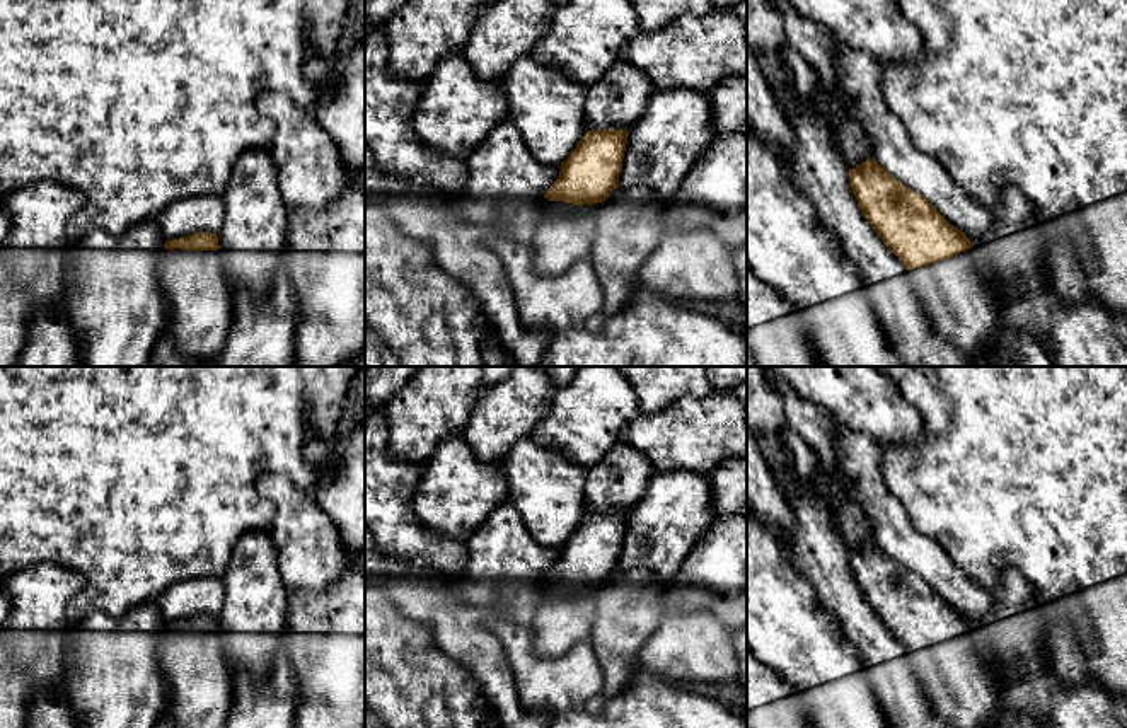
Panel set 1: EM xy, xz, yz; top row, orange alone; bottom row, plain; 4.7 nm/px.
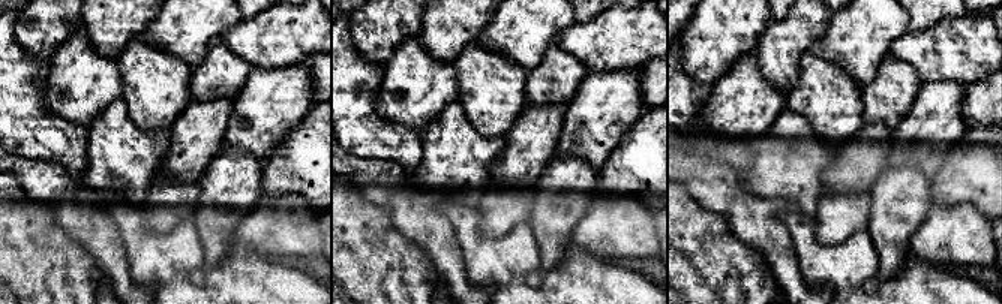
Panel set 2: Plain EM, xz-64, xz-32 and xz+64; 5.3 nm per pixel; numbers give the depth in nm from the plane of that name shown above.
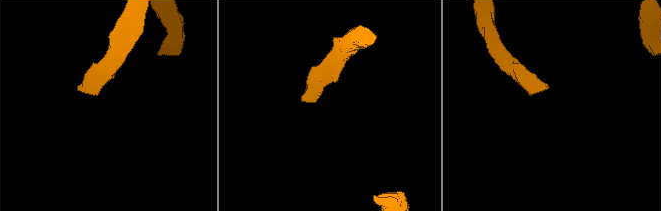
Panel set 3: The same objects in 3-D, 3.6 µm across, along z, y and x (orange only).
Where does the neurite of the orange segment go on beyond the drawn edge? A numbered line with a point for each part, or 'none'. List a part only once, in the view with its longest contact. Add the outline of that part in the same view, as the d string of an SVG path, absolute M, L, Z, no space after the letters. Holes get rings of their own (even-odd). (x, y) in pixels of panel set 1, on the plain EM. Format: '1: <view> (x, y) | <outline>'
1: yz (959, 684) | M968 633L929 648L907 653L909 665L922 685L933 711L953 728L999 728L999 719L1011 706L1003 699L994 677L977 653Z

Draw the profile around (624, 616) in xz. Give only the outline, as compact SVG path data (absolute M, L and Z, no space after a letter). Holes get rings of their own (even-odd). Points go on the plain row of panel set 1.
M617 568L597 590L588 643L604 673L605 699L621 694L639 668L639 651L665 614L663 586L650 569Z

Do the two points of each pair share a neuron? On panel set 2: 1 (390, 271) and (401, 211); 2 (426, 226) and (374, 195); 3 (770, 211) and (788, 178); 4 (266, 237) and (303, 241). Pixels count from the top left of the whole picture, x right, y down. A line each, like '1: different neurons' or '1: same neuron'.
1: different neurons
2: same neuron
3: different neurons
4: same neuron

